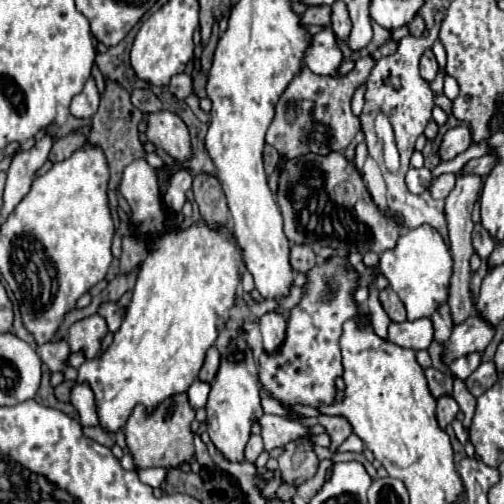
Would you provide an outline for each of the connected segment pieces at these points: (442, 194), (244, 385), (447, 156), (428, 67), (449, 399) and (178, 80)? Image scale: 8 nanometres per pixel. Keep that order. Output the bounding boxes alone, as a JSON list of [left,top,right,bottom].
[[429,174,455,200],[205,330,263,462],[439,126,471,160],[421,50,439,82],[437,396,459,428],[167,74,191,100]]

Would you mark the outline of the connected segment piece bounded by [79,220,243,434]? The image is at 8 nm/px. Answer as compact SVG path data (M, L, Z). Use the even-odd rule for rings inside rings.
M199 220L189 228L169 228L169 232L155 238L139 268L131 304L111 346L103 356L87 360L79 368L79 382L89 382L95 392L99 422L105 432L115 434L123 428L137 404L153 410L165 398L185 392L191 386L199 376L207 348L219 334L219 326L225 326L229 320L229 310L235 304L235 294L241 282L241 264L243 256L239 244L227 226L211 228L207 222Z

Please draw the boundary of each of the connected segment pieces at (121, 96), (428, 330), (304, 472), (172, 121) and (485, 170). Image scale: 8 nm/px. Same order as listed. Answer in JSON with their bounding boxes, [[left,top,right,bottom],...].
[[89,80,145,192],[389,318,433,350],[277,440,319,486],[145,110,191,160],[463,156,495,176]]

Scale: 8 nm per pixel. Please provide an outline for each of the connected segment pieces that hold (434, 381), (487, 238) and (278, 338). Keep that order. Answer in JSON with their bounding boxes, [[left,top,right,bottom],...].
[[425,368,453,398],[473,224,495,260],[259,312,287,352]]

